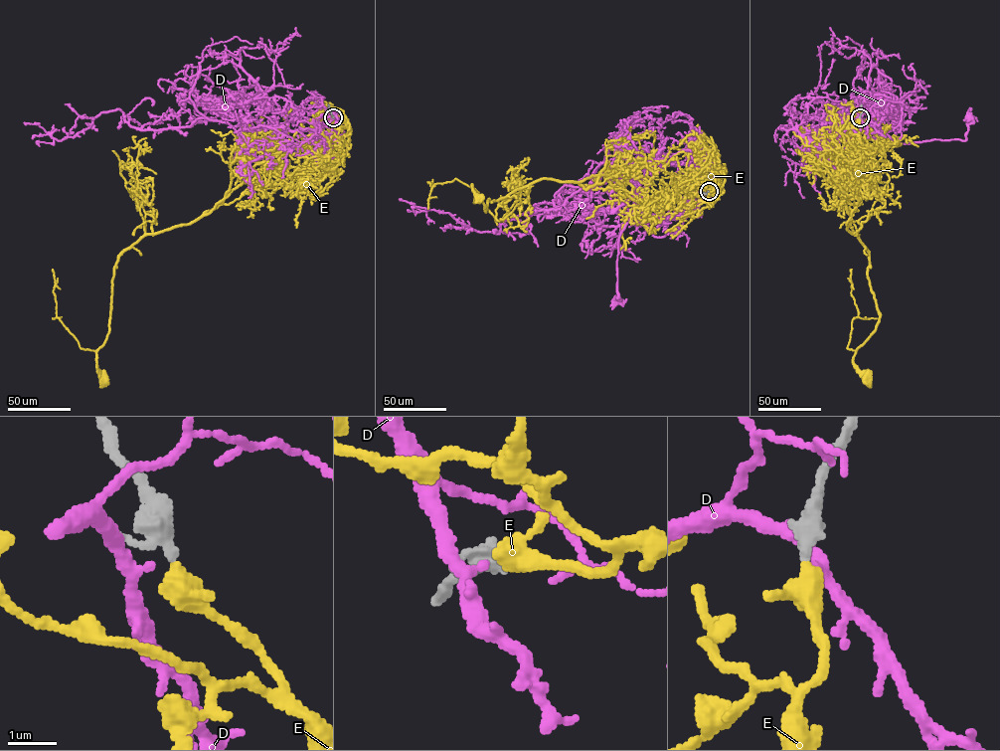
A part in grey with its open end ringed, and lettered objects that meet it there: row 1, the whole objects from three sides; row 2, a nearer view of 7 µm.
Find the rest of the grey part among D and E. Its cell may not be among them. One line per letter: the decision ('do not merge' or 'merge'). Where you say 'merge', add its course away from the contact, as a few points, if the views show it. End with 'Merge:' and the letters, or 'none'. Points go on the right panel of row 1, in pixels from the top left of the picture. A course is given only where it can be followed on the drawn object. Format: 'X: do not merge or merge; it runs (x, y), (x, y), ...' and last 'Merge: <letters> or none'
D: do not merge
E: merge; it runs (859, 118), (847, 123), (860, 173), (875, 172), (843, 197), (880, 314), (853, 358), (867, 380)
Merge: E

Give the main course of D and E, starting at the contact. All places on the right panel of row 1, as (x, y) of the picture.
D: (860, 117), (846, 118), (833, 129), (852, 123), (884, 132), (899, 143), (965, 140), (968, 116)
E: (859, 118), (847, 123), (860, 173), (875, 172), (843, 197), (880, 314), (853, 358), (867, 380)

